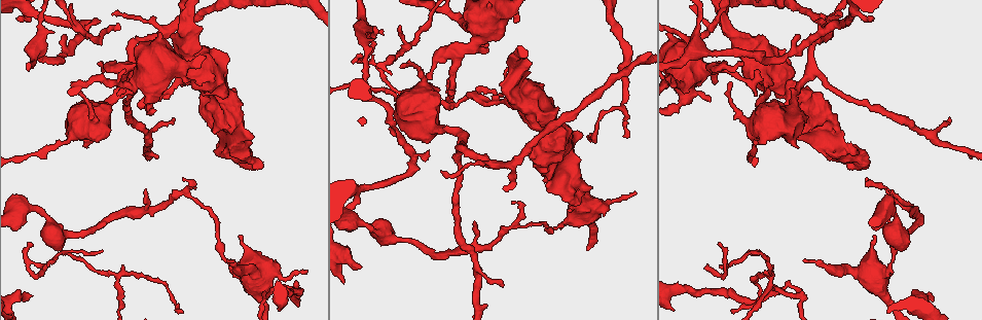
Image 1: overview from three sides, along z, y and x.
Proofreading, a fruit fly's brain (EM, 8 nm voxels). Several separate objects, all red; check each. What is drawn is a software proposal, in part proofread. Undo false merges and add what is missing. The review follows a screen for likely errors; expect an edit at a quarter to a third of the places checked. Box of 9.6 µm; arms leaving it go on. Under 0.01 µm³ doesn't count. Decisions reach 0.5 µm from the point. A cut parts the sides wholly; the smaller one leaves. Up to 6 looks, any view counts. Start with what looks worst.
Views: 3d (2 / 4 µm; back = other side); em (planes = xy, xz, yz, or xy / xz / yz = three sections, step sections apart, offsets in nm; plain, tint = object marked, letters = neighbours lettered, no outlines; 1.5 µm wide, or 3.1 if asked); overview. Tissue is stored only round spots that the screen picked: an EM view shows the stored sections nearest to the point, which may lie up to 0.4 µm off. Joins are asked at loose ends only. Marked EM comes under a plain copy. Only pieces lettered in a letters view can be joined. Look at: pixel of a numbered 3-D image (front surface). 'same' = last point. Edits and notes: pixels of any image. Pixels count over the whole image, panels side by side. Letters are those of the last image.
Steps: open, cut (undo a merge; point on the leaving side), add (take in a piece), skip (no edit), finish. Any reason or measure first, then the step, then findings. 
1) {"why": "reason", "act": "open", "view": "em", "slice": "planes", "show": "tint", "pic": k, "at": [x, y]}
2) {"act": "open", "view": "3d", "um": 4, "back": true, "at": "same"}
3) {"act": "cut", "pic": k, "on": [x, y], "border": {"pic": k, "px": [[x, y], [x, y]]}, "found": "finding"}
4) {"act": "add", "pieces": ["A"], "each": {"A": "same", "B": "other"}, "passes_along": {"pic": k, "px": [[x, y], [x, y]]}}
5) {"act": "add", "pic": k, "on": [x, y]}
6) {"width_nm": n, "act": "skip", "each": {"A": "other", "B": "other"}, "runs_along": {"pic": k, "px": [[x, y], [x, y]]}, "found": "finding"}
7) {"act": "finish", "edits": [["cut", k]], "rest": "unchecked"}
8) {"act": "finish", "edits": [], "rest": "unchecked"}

{"why": "branch point", "act": "open", "view": "em", "slice": "planes", "show": "letters", "pic": 1, "at": [891, 193]}

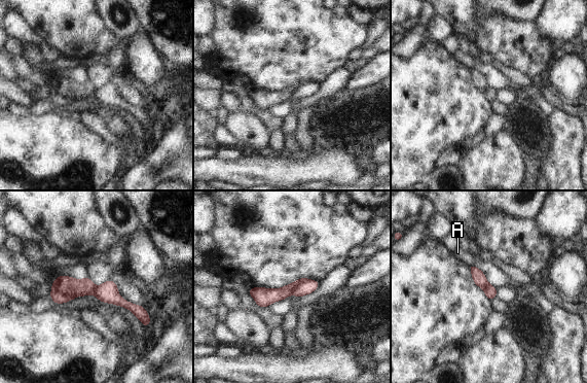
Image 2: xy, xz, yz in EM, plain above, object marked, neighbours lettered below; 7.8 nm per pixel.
{"act": "cut", "pic": 2, "on": [268, 296], "each": {"A": "other"}, "border": {"pic": 2, "px": [[307, 279], [300, 282], [290, 293]]}, "found": "a second neuron is stuck on"}

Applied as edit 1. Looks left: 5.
{"why": "thin neck", "act": "open", "view": "3d", "um": 2, "pic": 1, "at": [750, 154]}

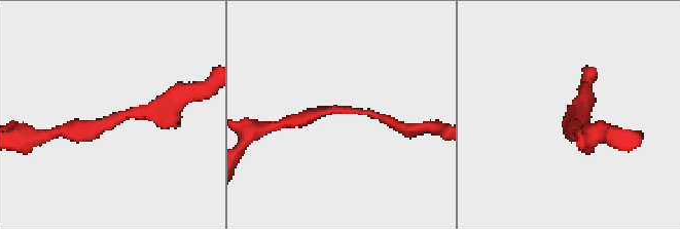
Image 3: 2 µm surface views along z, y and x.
{"why": "shape alone is not enough", "act": "open", "view": "em", "slice": "planes", "show": "letters", "pic": 3, "at": [568, 119]}

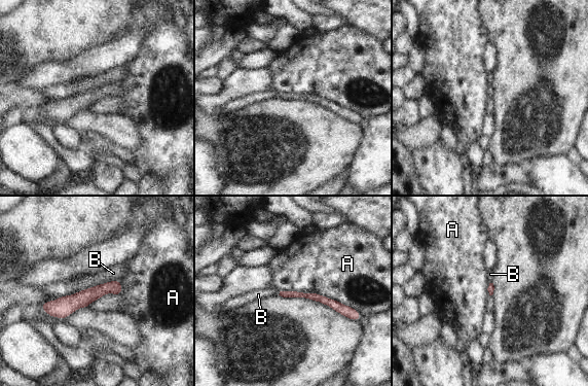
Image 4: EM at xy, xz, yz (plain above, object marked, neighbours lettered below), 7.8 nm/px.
{"act": "skip", "each": {"A": "other", "B": "other"}, "found": "one neuron here"}

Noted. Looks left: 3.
{"why": "three arms meet", "act": "open", "view": "em", "slice": "yz", "step": 4, "show": "letters", "pic": 1, "at": [767, 276]}

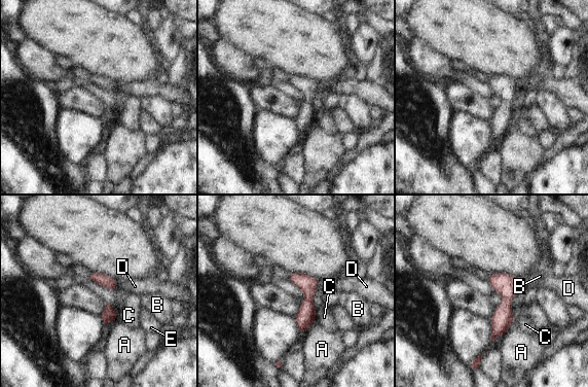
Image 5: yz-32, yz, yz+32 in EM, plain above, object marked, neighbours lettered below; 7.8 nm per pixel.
{"longest_contact_nm": ["A", 130], "act": "skip", "each": {"A": "other", "B": "other", "C": "other", "D": "other", "E": "other"}, "border": {"pic": 5, "px": [[117, 281], [115, 289]]}, "found": "continuous, no second neuron"}

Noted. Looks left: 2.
{"act": "finish", "edits": [["cut", 2]], "rest": "unchecked"}

